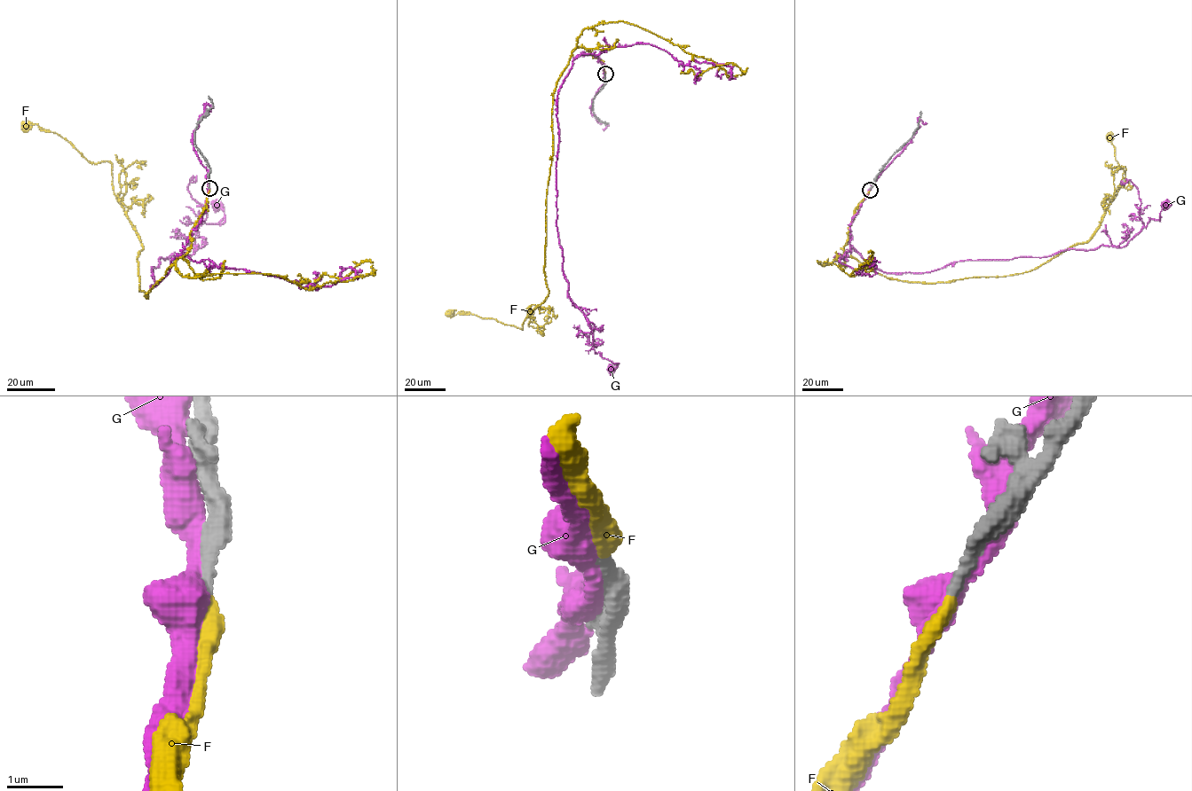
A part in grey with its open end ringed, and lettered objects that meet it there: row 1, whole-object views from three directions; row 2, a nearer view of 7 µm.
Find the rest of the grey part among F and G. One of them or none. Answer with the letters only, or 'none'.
F

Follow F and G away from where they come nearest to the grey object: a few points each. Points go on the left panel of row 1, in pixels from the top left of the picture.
F: (209, 189), (191, 247), (146, 298), (143, 247), (111, 164), (26, 124)
G: (209, 184), (200, 223), (153, 286), (151, 270), (160, 258), (191, 255), (197, 223), (224, 216), (215, 206)

